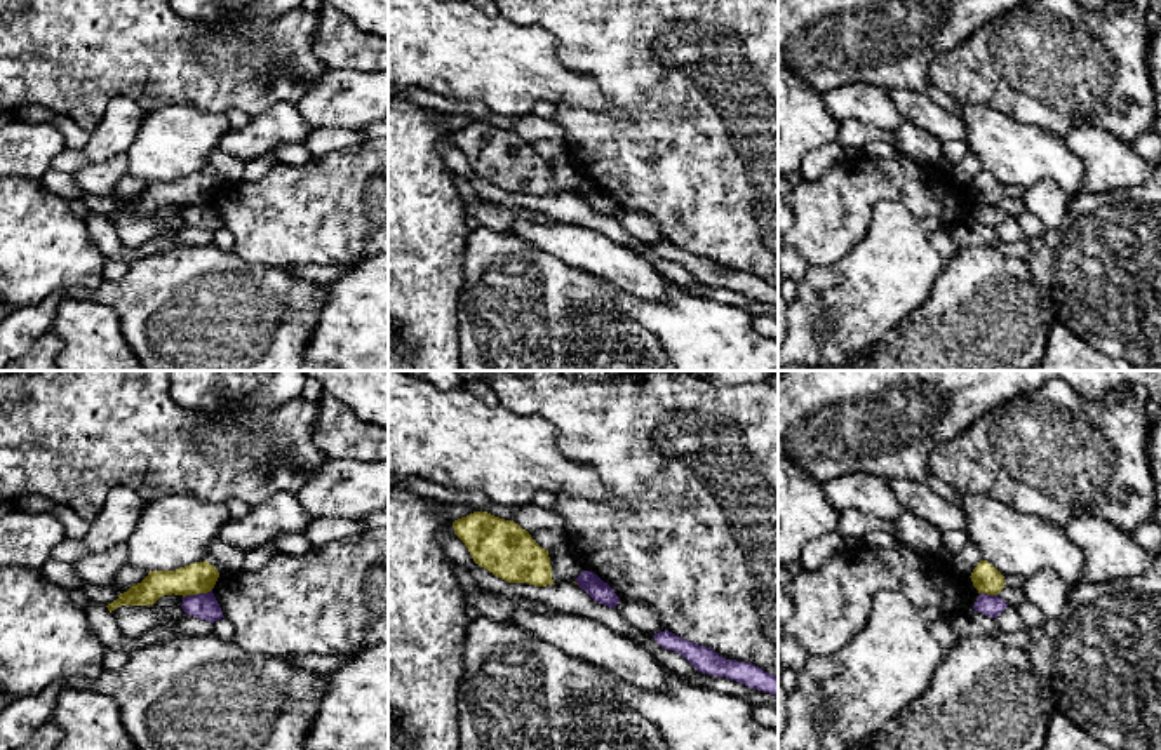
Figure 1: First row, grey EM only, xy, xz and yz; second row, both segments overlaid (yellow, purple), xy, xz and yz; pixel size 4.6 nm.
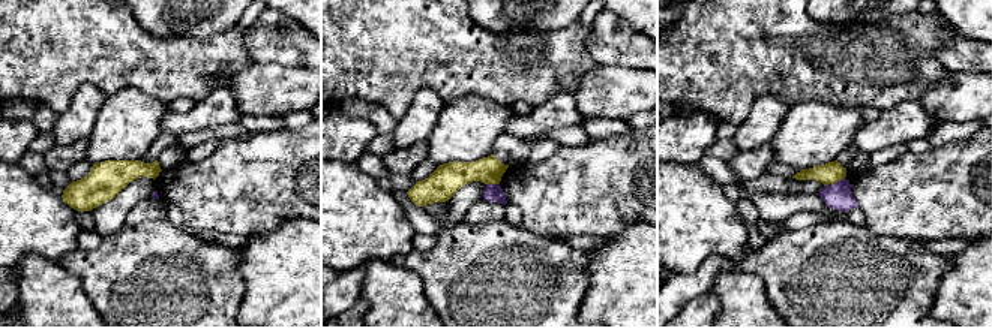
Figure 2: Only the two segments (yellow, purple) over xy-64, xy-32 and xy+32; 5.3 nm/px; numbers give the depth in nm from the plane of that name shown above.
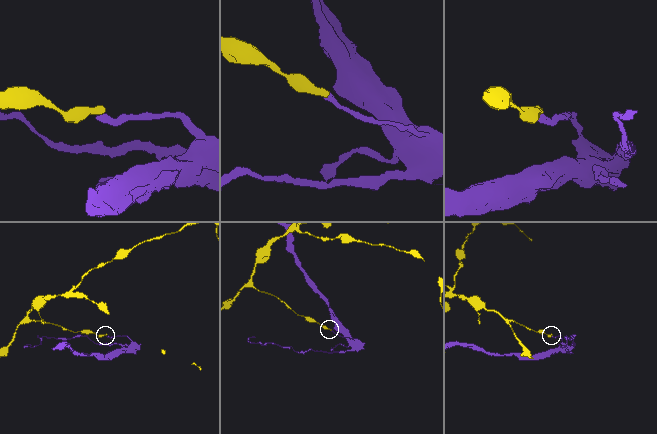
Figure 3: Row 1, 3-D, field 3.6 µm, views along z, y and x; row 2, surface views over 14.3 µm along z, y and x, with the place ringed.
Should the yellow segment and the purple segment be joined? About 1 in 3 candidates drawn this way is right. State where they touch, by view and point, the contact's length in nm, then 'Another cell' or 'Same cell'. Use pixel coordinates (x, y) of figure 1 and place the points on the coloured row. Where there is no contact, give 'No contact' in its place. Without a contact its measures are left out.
Touches yellow at xy (197, 592). Shared border 140 nm. Another cell

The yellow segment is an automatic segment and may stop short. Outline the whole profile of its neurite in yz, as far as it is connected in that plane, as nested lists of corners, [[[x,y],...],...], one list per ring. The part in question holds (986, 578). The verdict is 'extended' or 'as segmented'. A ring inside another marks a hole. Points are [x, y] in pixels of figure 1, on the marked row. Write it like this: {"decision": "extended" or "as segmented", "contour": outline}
{"decision": "as segmented", "contour": [[[980,560],[970,578],[978,593],[987,595],[997,595],[1006,585],[1004,576],[987,560]]]}

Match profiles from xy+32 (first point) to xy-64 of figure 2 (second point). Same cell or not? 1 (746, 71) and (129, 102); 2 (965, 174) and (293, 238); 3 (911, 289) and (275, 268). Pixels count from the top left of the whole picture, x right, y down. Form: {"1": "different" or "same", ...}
{"1": "different", "2": "different", "3": "different"}

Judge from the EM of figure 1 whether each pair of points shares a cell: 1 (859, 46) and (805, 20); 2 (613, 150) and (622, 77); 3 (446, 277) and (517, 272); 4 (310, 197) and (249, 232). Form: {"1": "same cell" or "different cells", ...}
{"1": "same cell", "2": "same cell", "3": "different cells", "4": "same cell"}

